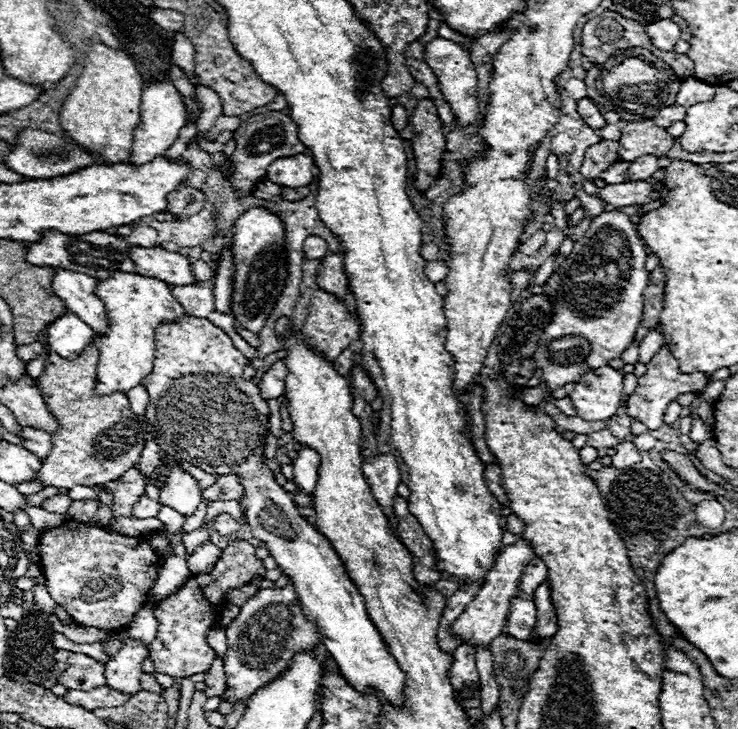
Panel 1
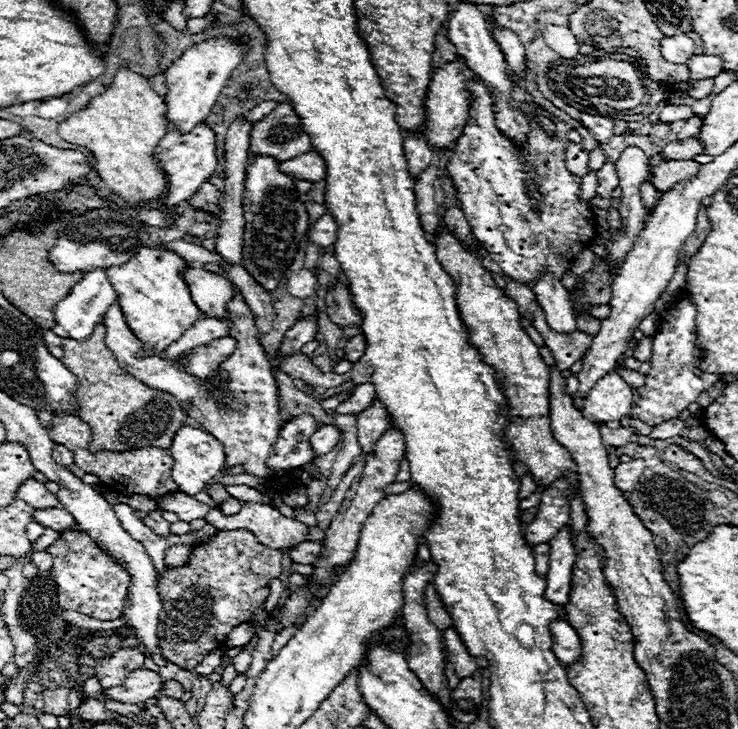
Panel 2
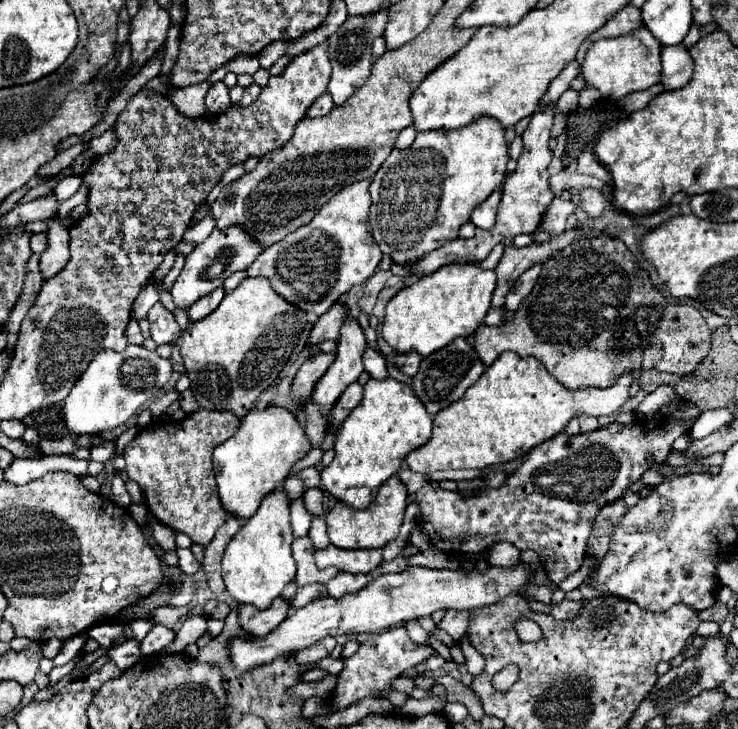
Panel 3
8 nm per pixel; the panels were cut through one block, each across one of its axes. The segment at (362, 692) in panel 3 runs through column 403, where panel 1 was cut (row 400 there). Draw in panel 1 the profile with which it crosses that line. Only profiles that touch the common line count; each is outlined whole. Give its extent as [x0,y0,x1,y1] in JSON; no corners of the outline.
[626,346,710,430]

